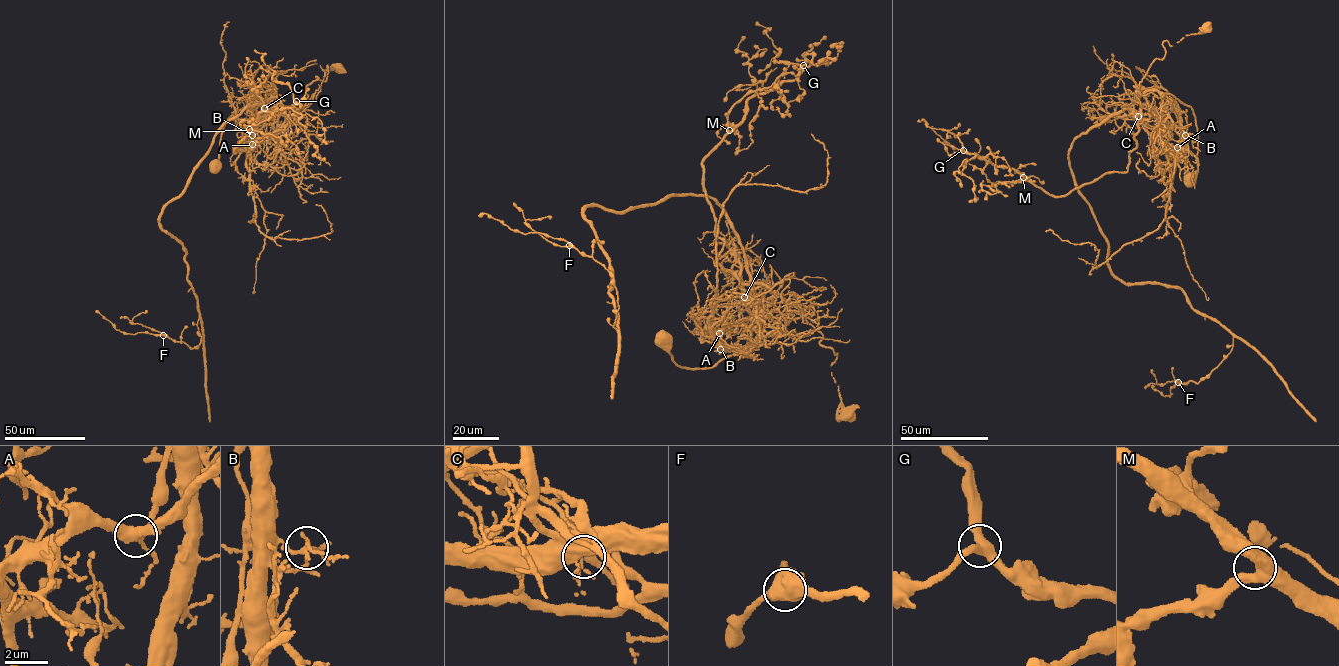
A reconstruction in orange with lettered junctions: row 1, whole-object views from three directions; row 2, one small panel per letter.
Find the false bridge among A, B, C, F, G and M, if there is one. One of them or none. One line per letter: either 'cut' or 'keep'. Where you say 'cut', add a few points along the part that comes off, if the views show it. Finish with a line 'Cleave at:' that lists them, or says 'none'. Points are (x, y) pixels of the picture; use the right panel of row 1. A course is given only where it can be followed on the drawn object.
A: keep
B: cut; foreign part runs (1185, 134), (1178, 147), (1156, 150), (1138, 121), (1127, 171), (1055, 197), (918, 120)
C: keep
F: keep
G: keep
M: keep
Cleave at: B

